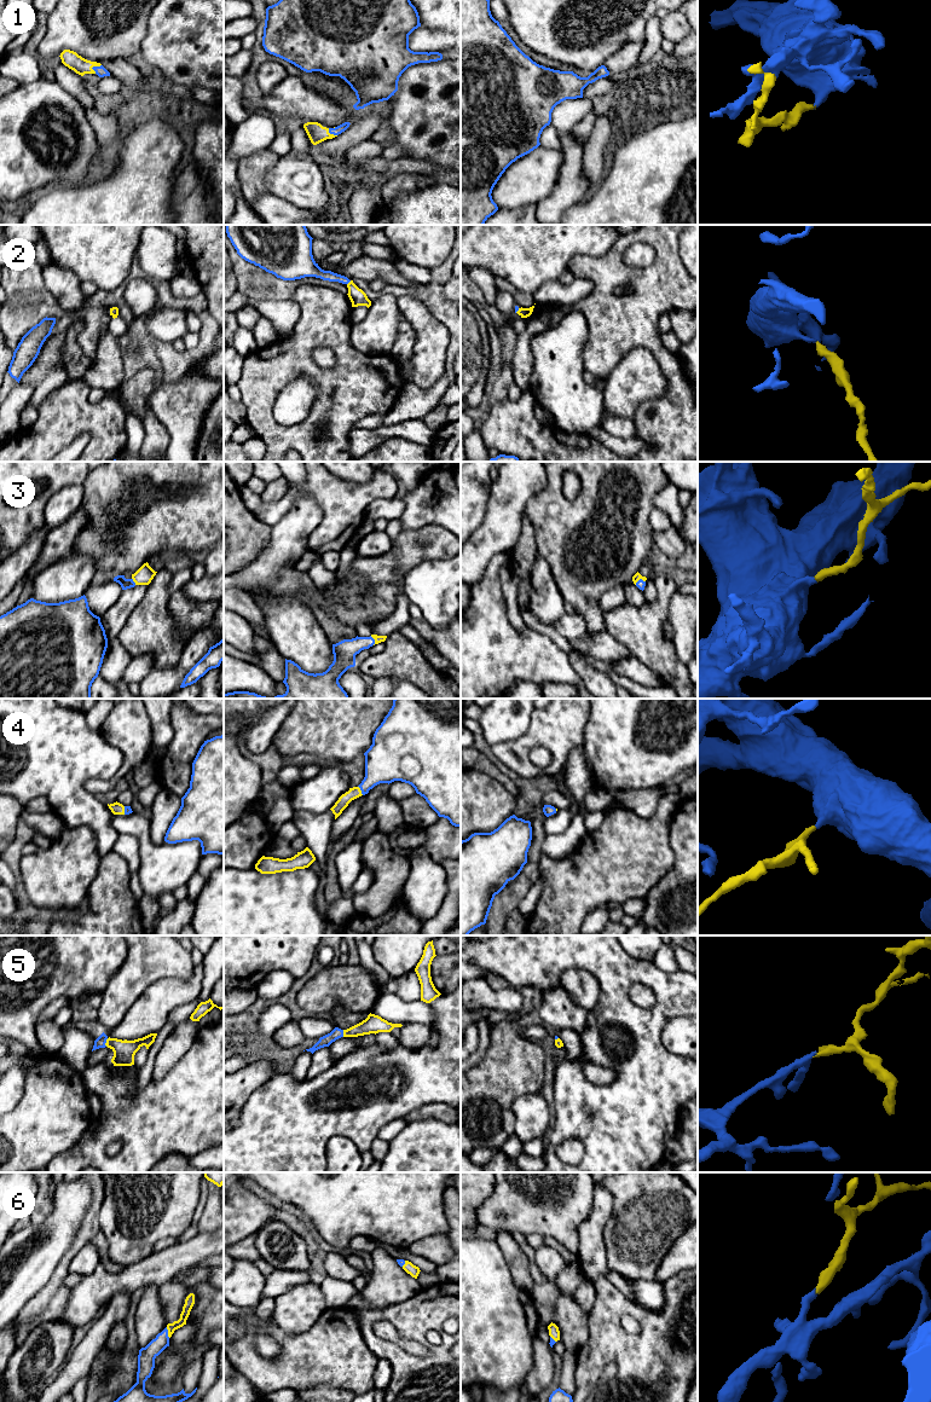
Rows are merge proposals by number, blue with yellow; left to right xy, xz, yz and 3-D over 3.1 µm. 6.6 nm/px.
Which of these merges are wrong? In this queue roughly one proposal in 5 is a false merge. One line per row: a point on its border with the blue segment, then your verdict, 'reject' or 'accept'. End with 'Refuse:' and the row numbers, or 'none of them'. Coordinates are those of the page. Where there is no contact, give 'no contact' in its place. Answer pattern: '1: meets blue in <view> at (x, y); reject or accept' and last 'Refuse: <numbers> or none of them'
1: meets blue in xy at (93, 67); accept
2: meets blue in xz at (348, 282); accept
3: meets blue in xz at (374, 641); accept
4: meets blue in xz at (360, 789); accept
5: meets blue in xy at (105, 1042); accept
6: meets blue in xy at (167, 1332); accept
Refuse: none of them

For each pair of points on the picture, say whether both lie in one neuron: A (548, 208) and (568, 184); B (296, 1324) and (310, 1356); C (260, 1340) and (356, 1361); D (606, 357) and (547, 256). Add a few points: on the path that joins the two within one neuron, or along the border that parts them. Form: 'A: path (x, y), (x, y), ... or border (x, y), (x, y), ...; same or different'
A: path (554, 202), (566, 190); same
B: border (322, 1315), (296, 1333), (273, 1322); different
C: border (270, 1318), (265, 1330), (279, 1353), (267, 1359); different
D: border (594, 256), (576, 255), (567, 267); different

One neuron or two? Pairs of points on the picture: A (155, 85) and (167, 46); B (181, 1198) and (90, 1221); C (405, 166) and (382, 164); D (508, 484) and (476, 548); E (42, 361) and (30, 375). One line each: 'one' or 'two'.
A: two
B: two
C: one
D: one
E: one

